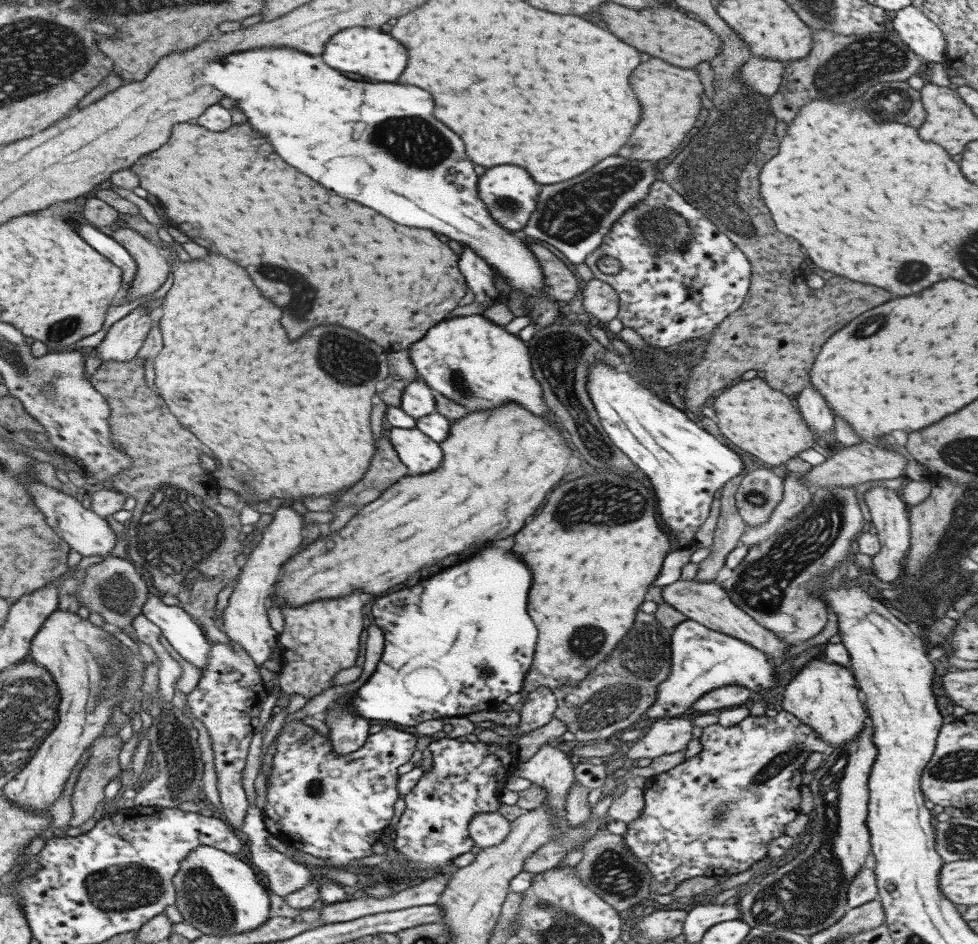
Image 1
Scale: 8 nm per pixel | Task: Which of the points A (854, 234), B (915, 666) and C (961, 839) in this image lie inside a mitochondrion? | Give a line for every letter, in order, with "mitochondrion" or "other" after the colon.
A: other
B: other
C: mitochondrion

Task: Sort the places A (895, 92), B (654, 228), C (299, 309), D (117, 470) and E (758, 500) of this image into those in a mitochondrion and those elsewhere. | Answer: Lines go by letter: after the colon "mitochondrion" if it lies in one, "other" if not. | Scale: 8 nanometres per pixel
A: mitochondrion
B: mitochondrion
C: mitochondrion
D: other
E: mitochondrion

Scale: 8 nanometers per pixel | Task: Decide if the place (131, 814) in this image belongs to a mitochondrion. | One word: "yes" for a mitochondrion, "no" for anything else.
no

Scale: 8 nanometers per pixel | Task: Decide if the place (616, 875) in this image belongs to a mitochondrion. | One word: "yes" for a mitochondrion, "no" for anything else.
yes

